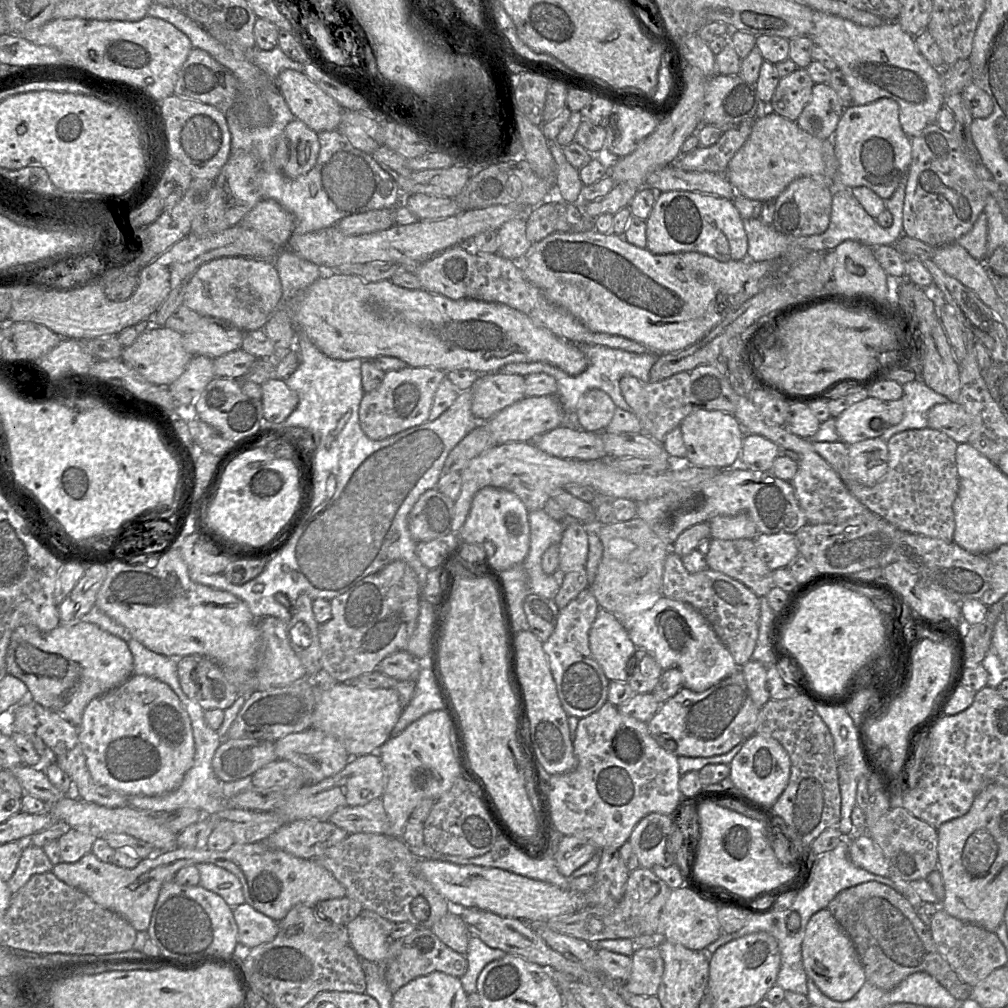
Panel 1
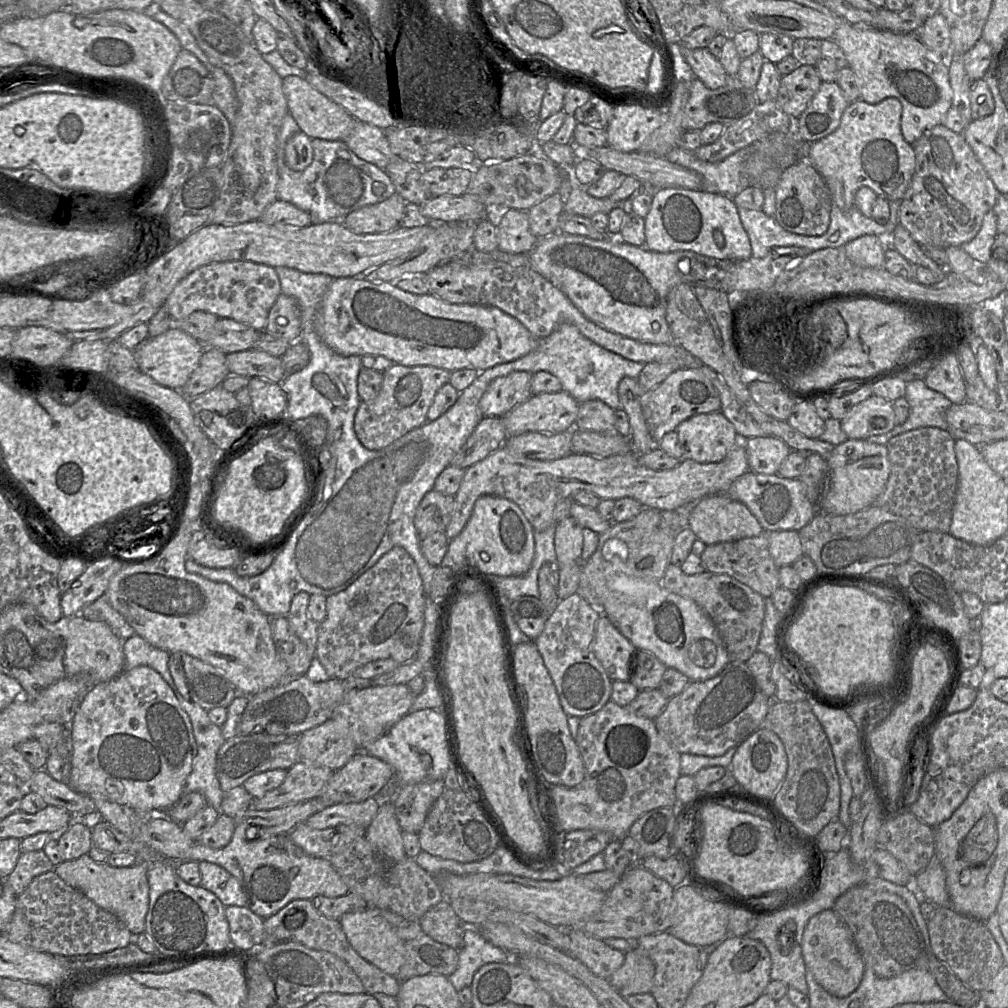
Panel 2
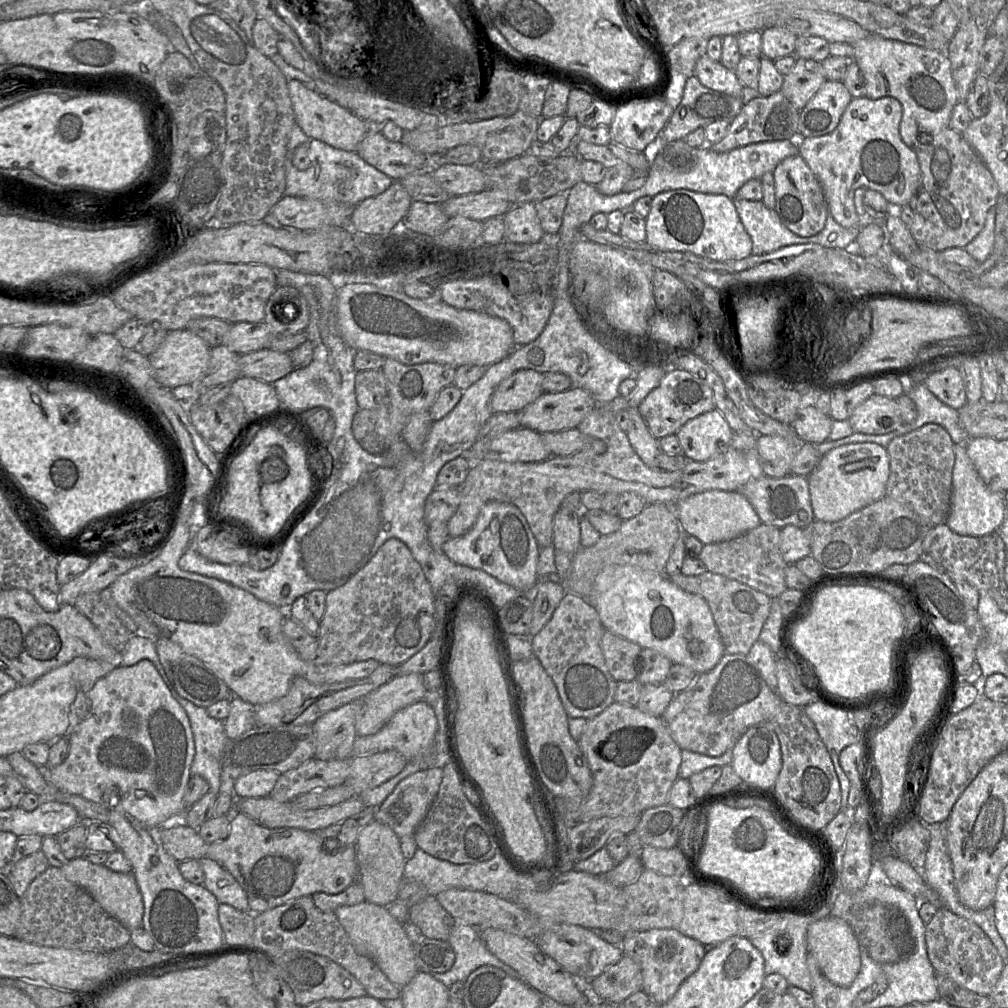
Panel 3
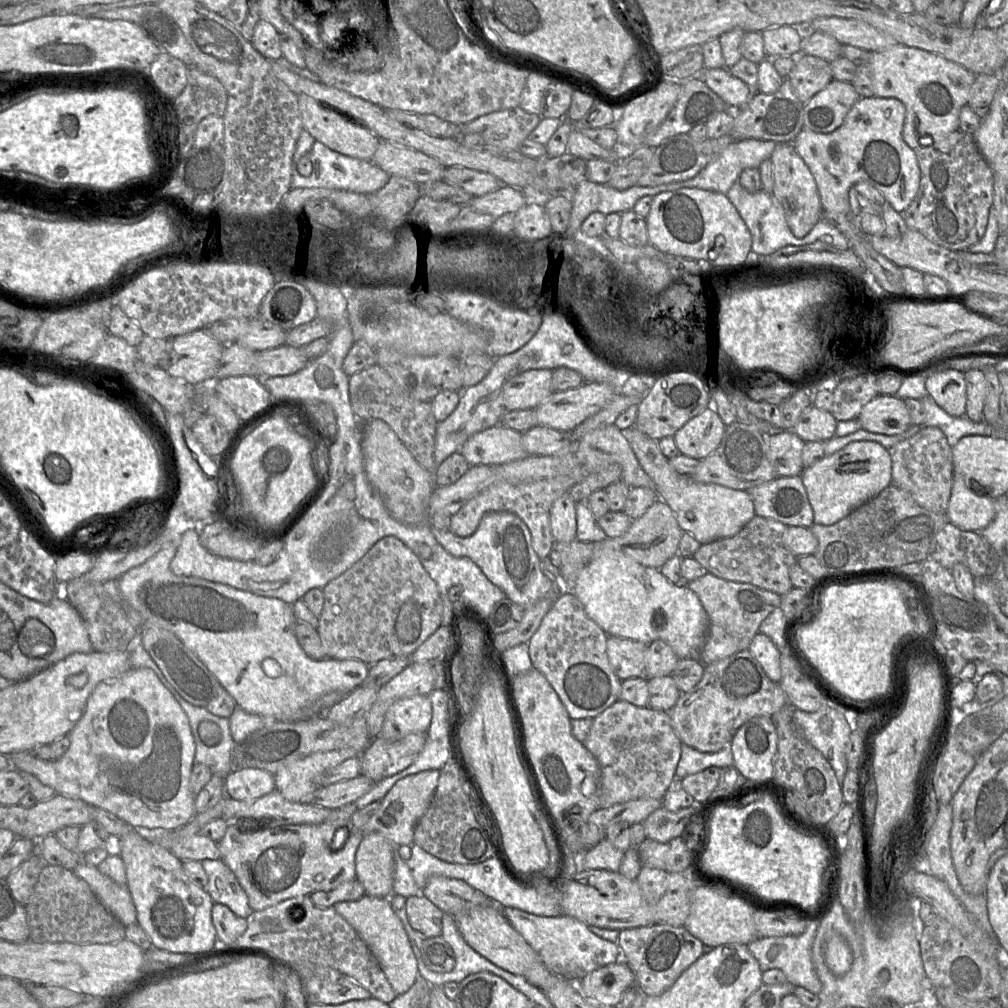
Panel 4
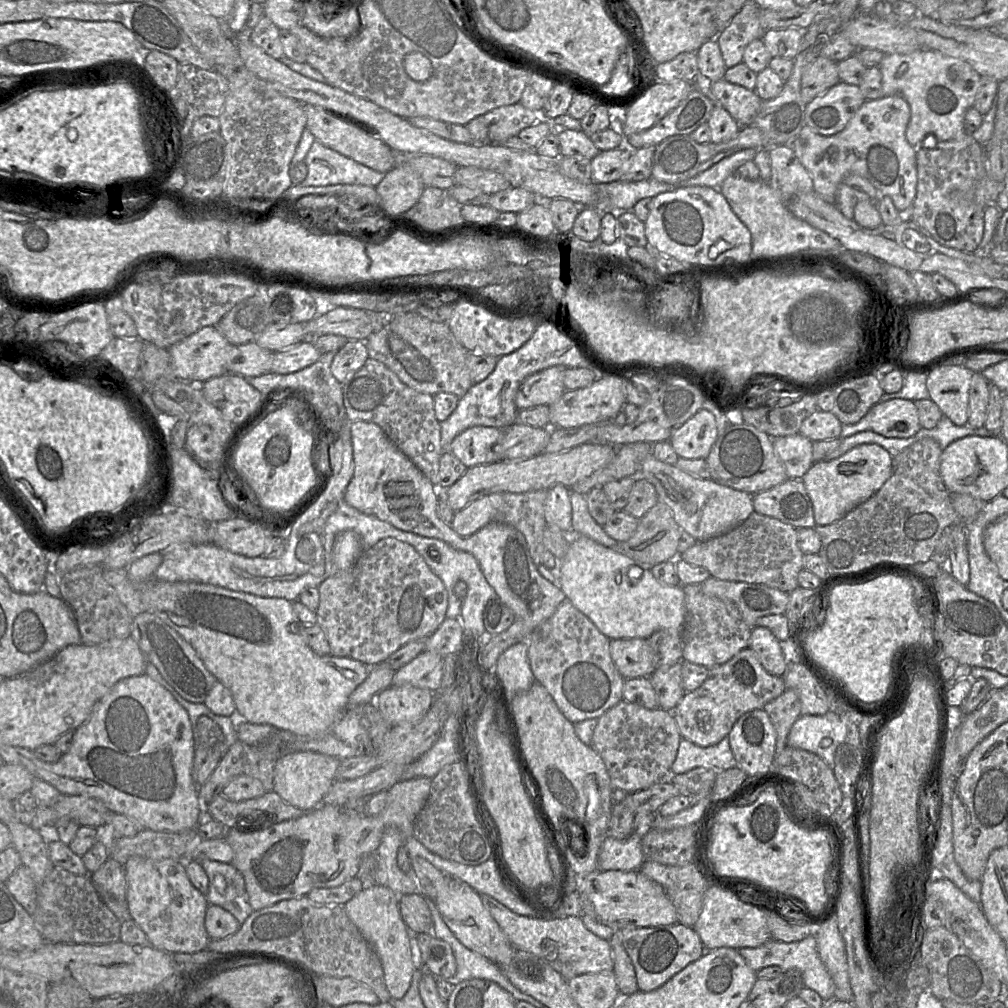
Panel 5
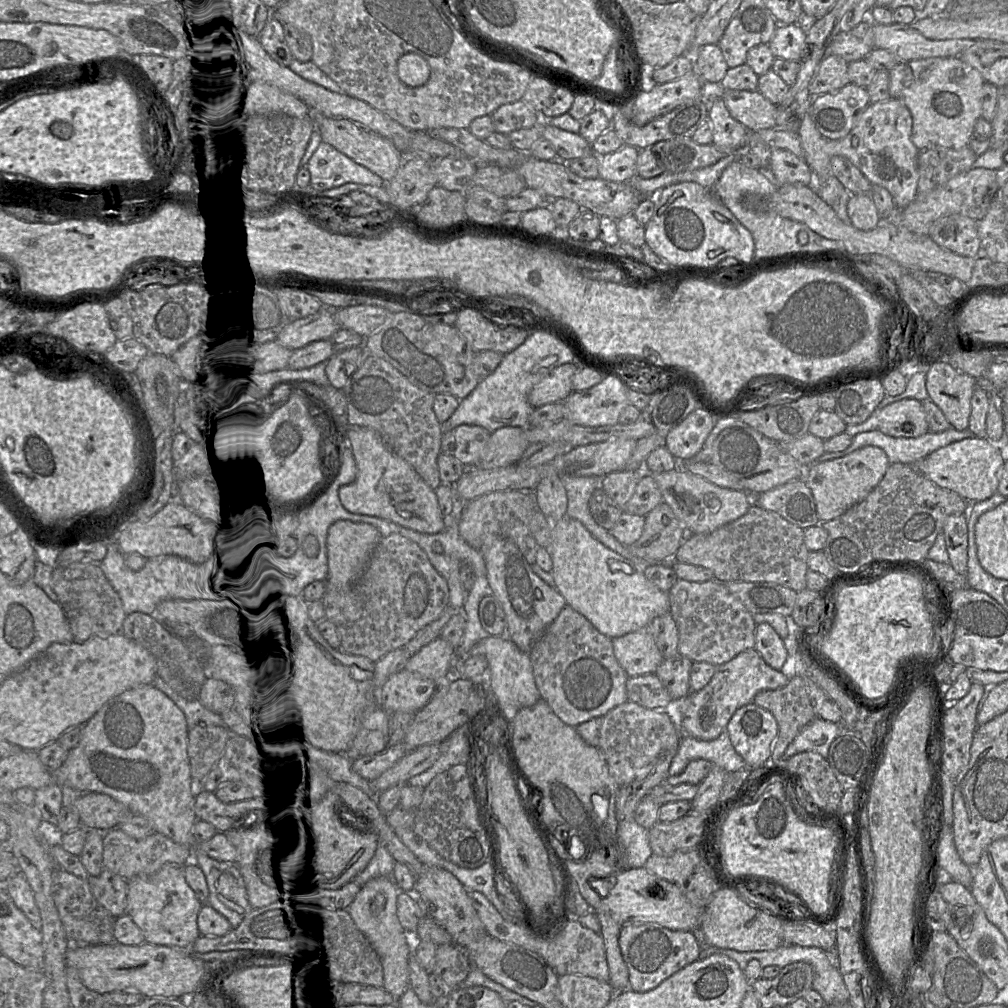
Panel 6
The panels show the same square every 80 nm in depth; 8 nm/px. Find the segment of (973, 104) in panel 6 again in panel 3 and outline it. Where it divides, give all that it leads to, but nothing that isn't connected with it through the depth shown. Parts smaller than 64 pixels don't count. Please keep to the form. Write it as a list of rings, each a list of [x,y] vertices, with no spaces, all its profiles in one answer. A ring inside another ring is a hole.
[[[877,35],[858,40],[852,47],[865,79],[865,97],[874,100],[888,96],[900,102],[900,137],[908,147],[914,149],[923,132],[935,134],[949,127],[958,93],[946,54]]]

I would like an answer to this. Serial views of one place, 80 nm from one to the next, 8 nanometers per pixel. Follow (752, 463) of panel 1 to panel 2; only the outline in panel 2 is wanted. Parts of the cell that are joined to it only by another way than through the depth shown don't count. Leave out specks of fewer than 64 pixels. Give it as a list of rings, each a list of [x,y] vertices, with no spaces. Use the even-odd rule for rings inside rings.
[[[773,436],[751,437],[744,441],[749,470],[758,474],[777,474],[789,455],[789,446]]]

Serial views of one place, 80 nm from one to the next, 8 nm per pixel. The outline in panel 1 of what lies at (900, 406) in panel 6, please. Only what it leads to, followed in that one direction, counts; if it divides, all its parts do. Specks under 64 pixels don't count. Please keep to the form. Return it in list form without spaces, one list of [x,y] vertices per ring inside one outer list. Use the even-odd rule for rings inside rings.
[[[874,397],[851,405],[835,421],[836,431],[845,444],[880,437],[891,426],[886,402]]]

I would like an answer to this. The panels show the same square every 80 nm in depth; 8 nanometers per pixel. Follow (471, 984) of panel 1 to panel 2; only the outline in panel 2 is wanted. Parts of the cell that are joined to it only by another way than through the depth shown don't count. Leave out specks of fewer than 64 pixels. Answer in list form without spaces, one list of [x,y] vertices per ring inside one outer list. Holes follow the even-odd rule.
[[[466,927],[458,954],[458,968],[448,977],[457,992],[471,986],[475,973],[482,966],[512,962],[509,953],[488,942],[476,927]]]

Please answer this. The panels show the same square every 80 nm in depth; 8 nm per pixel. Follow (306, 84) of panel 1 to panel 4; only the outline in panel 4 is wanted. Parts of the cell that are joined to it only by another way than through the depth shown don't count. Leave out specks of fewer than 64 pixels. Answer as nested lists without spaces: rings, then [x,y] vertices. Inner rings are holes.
[[[298,94],[297,99],[303,127],[316,141],[320,141],[328,148],[341,154],[363,160],[372,160],[380,143],[380,138],[370,129],[351,115],[328,107],[306,94]]]

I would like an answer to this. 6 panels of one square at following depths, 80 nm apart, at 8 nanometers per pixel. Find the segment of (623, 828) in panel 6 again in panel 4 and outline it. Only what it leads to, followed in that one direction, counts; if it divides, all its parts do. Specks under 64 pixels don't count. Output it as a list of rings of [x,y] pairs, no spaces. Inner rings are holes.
[[[606,838],[579,856],[579,869],[619,871],[624,853]]]

